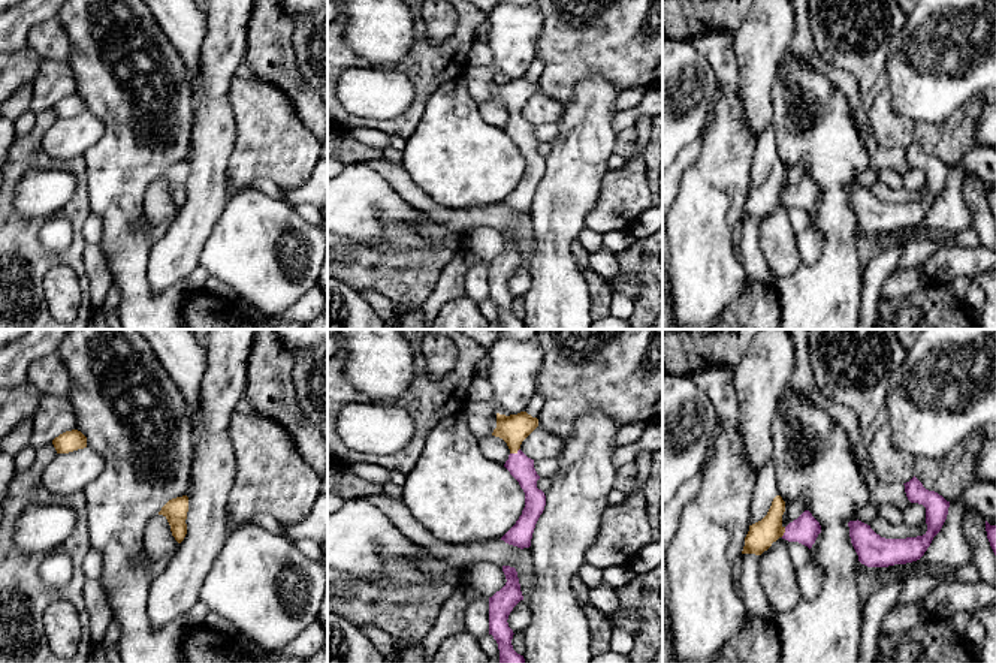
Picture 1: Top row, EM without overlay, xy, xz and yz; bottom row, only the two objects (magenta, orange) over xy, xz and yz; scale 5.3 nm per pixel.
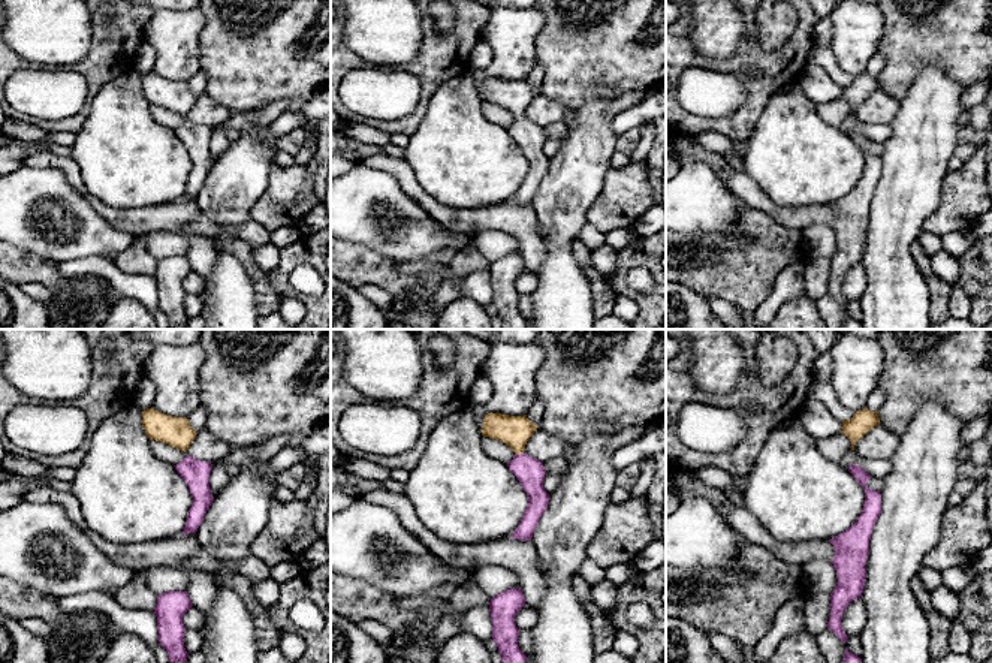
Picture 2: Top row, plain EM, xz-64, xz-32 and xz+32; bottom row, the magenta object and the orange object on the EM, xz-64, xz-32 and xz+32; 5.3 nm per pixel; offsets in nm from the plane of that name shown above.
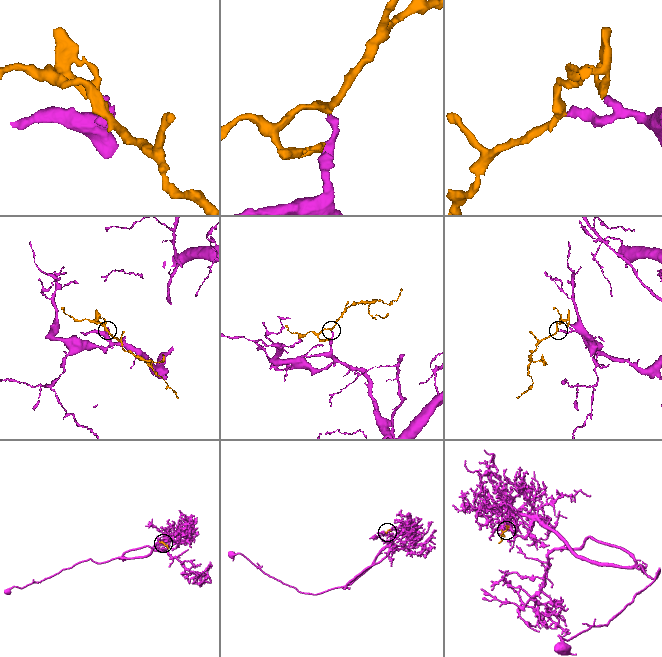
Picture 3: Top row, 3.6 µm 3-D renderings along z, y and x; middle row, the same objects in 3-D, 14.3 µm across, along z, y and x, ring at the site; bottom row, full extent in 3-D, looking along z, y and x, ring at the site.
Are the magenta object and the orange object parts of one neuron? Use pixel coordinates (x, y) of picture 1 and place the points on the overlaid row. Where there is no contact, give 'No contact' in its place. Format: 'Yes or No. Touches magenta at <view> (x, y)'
Yes. Touches magenta at xz (515, 454)

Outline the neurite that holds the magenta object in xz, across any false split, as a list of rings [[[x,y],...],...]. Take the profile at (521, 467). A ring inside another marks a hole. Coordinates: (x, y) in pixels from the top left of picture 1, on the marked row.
[[[526,412],[517,415],[497,413],[497,428],[492,436],[502,439],[510,455],[504,467],[519,482],[525,492],[525,507],[516,524],[501,537],[508,545],[520,549],[531,546],[532,533],[540,515],[546,506],[546,495],[537,488],[540,476],[534,468],[534,459],[528,458],[522,450],[522,442],[538,427],[538,419]]]

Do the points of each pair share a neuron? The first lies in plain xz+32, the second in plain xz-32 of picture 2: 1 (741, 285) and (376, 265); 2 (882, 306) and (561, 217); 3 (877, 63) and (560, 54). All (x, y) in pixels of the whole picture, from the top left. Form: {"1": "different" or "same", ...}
{"1": "same", "2": "same", "3": "different"}

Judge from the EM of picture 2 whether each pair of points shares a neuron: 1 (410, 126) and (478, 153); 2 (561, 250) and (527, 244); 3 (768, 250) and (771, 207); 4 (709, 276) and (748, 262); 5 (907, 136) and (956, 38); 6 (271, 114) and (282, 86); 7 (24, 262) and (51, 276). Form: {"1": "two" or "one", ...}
{"1": "two", "2": "two", "3": "two", "4": "one", "5": "two", "6": "two", "7": "one"}

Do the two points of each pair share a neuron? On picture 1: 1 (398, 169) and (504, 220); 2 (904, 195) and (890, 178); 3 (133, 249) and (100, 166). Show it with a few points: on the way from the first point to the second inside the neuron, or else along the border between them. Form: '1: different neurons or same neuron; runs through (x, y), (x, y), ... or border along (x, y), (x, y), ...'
1: same neuron; runs through (417, 198), (444, 217), (476, 217)
2: different neurons; border along (880, 180), (892, 187), (902, 187)
3: same neuron; runs through (123, 228), (115, 187)

